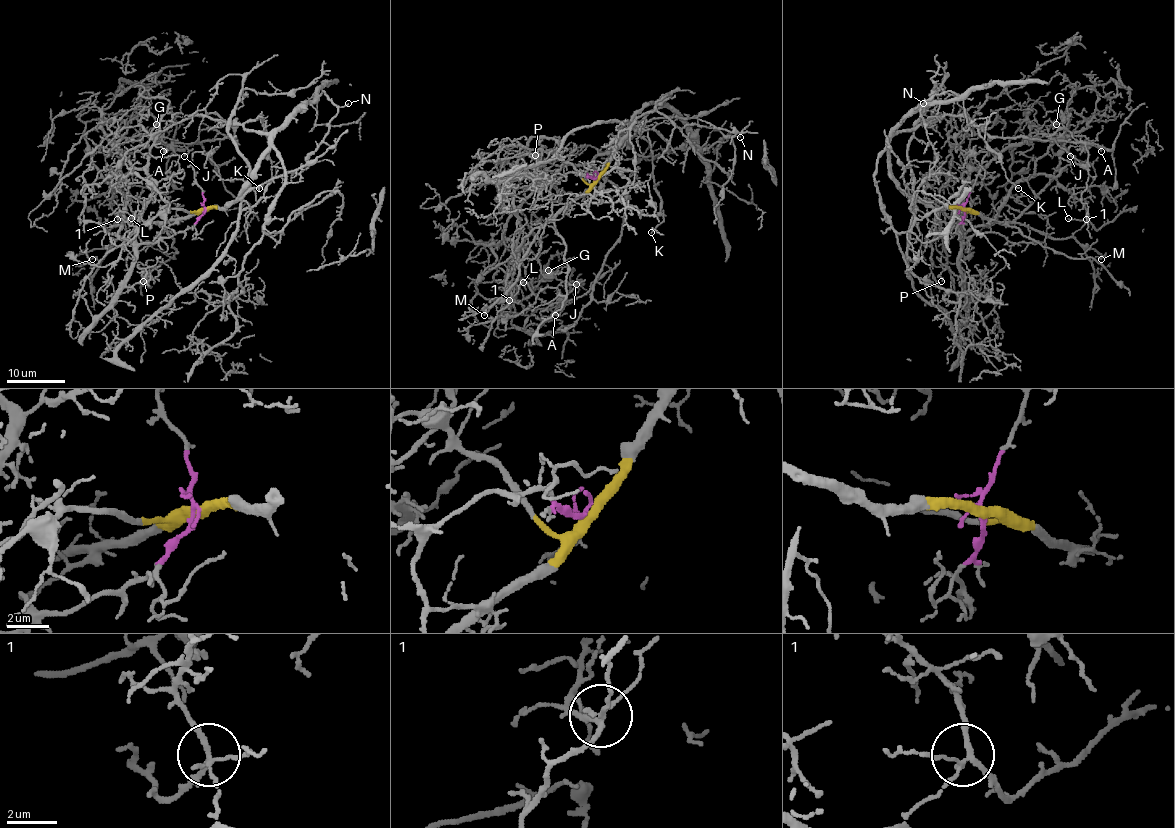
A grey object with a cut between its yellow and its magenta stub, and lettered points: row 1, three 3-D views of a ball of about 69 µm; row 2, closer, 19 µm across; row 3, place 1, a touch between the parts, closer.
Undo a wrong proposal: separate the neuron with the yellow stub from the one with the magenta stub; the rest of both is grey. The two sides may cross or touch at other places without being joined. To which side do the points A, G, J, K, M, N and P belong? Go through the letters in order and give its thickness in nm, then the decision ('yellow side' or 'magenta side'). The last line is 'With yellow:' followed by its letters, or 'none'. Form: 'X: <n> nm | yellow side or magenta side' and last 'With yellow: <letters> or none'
A: 140 nm | magenta side
G: 150 nm | magenta side
J: 170 nm | magenta side
K: 130 nm | yellow side
M: 110 nm | yellow side
N: 100 nm | yellow side
P: 110 nm | magenta side
With yellow: K, M, N

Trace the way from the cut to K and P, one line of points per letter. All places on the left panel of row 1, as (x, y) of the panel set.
K: (205, 209), (224, 207), (234, 200), (270, 145), (270, 138), (244, 128), (261, 116), (272, 177), (258, 188)
P: (205, 209), (205, 213), (190, 227), (137, 248), (135, 262), (125, 284), (133, 287), (147, 268), (143, 281)

